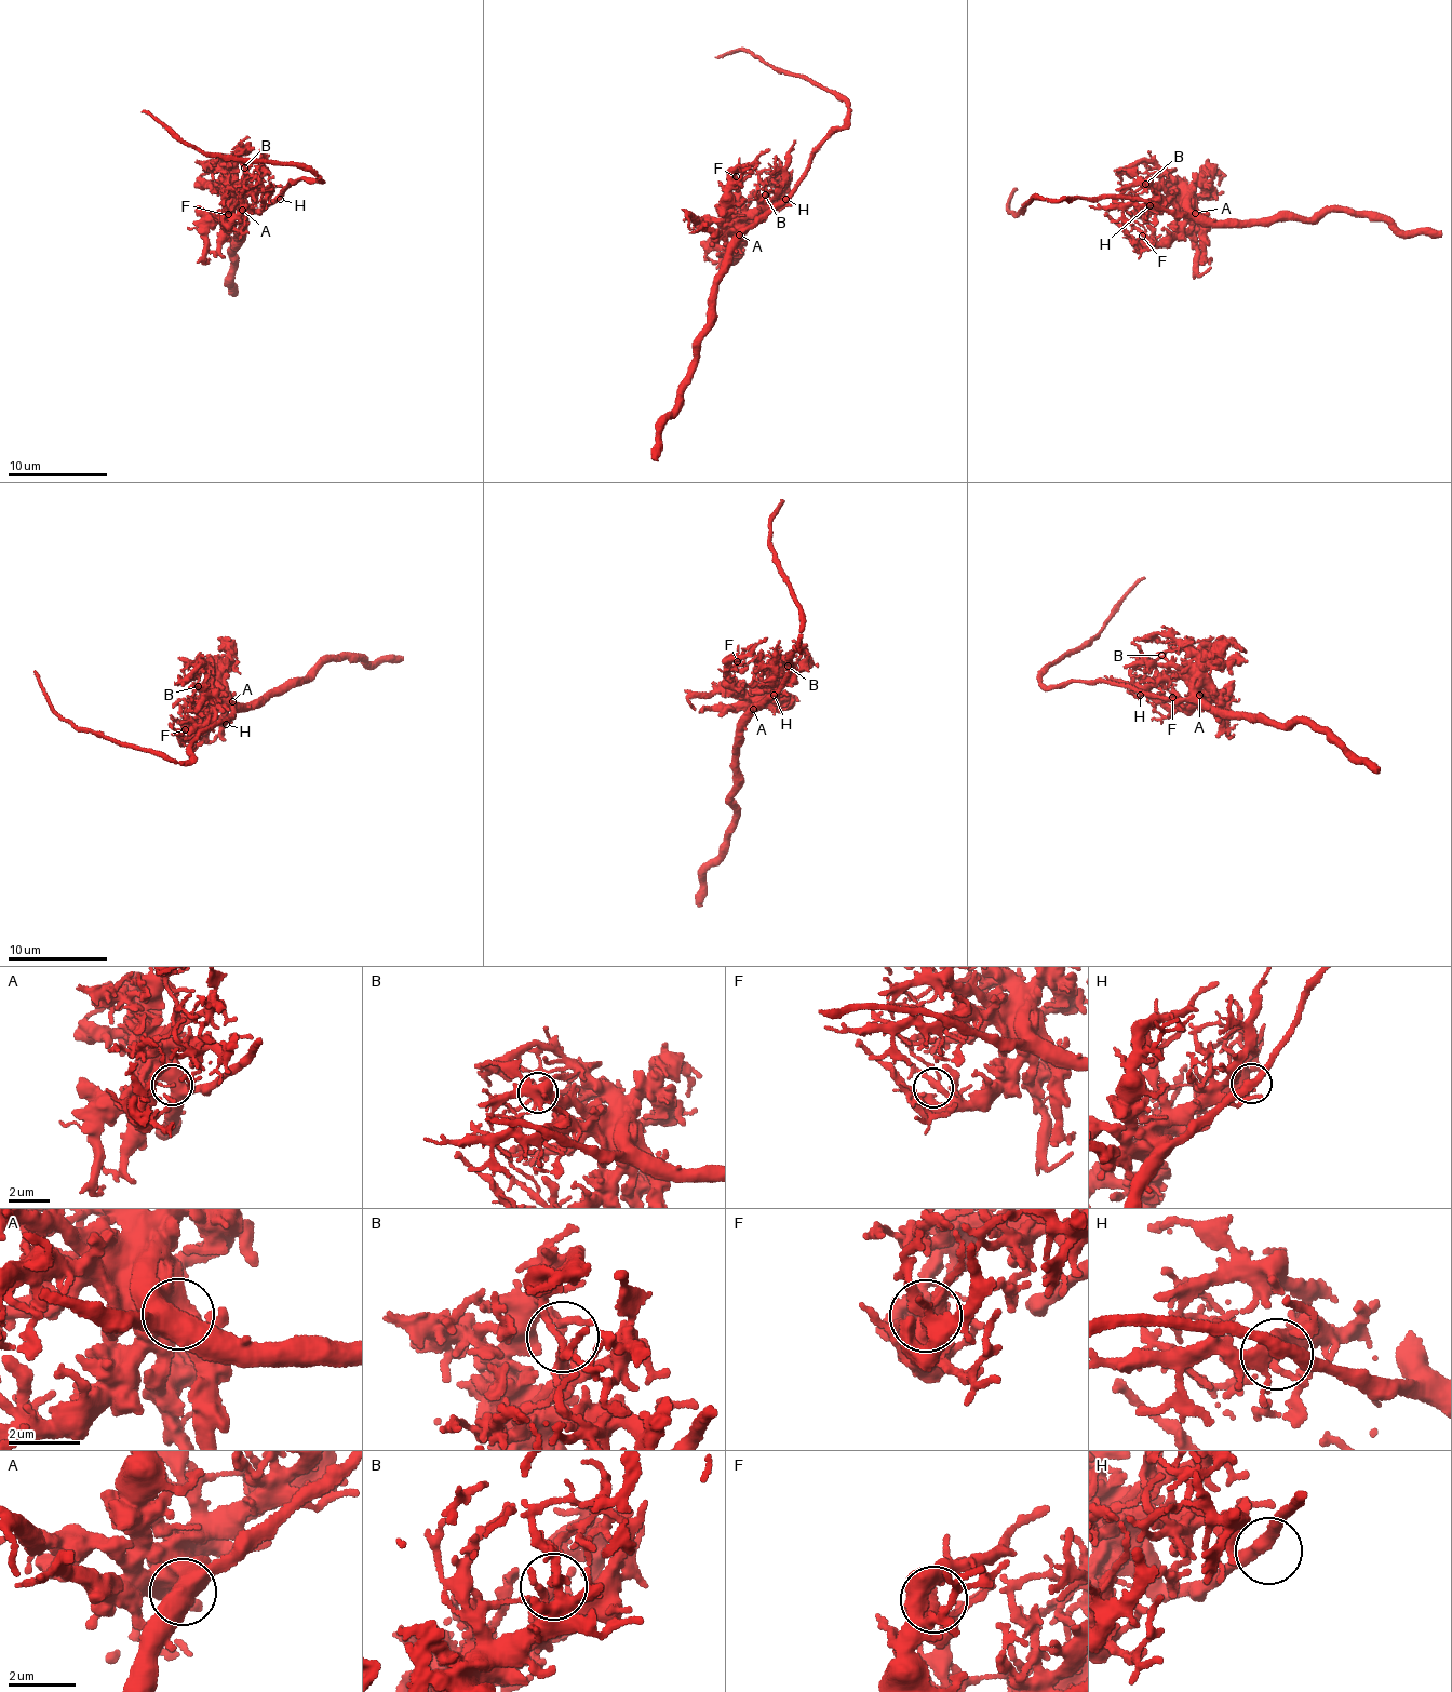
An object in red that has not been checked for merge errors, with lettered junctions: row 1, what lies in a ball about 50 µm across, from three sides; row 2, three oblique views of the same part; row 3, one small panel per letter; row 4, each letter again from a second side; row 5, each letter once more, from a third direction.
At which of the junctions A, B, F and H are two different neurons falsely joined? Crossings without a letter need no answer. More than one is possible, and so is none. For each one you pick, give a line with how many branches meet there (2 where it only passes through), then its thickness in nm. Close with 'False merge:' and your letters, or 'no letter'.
False merge: no letter

